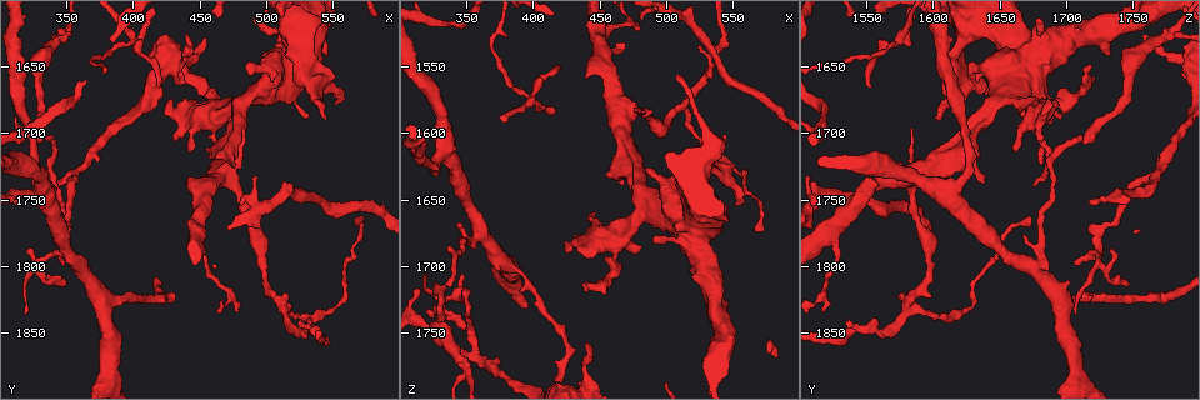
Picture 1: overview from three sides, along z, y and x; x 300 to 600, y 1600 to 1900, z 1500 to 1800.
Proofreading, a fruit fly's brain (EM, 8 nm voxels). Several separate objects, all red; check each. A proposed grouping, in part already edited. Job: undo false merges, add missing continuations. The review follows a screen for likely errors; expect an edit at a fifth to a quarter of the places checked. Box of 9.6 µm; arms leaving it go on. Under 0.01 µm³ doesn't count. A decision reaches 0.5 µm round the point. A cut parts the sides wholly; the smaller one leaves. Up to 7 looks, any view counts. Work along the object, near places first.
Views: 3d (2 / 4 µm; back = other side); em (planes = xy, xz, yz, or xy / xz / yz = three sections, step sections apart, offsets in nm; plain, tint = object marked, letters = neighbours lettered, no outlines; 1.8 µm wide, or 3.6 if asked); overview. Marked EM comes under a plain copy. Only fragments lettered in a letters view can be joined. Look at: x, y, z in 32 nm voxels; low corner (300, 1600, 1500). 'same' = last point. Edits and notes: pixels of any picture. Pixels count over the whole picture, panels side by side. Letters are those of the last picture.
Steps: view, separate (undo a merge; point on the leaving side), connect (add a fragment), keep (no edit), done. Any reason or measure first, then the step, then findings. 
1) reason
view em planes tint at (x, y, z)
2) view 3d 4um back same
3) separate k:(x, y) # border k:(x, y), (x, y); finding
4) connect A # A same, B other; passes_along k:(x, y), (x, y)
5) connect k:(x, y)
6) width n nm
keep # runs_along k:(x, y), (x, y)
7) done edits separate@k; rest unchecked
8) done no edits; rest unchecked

branch point
view 3d 2um at (400, 1630, 1570)

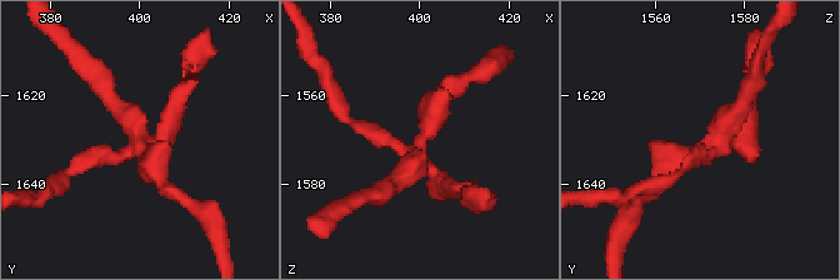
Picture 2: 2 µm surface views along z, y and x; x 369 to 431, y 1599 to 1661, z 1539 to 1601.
now the EM
view em planes letters at (400, 1632, 1570)

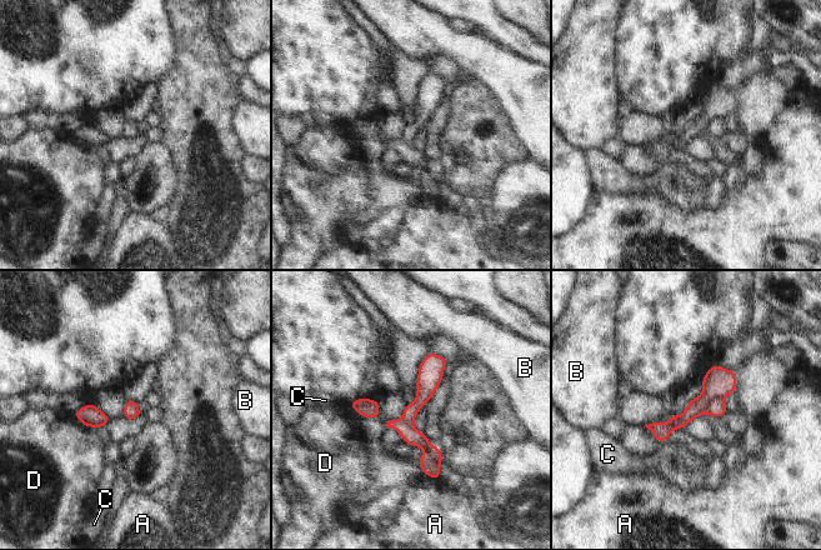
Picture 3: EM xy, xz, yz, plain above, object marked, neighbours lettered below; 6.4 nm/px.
longest_contact A 40 nm
separate 3:(717, 383) # A other, B other, C other, D other; border 3:(722, 398), (715, 398), (705, 410); a second neuron is stuck on

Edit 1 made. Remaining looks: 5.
view overview

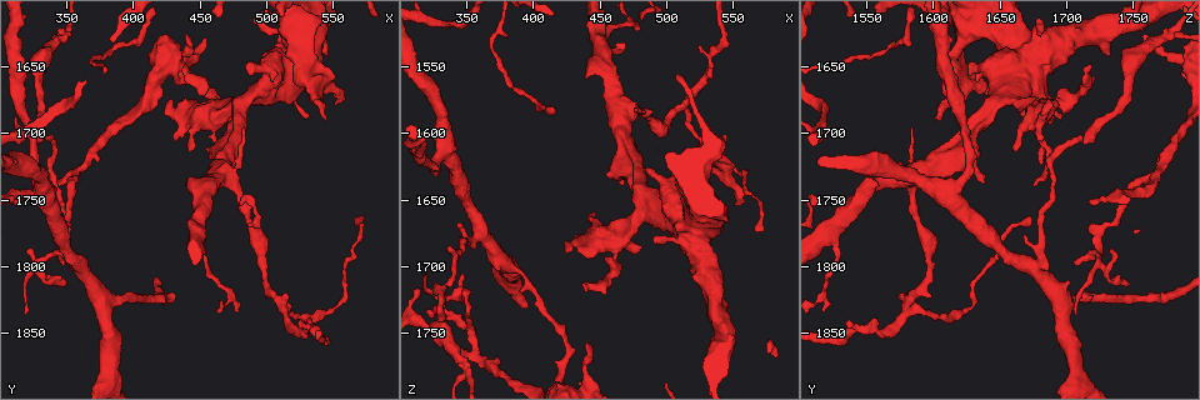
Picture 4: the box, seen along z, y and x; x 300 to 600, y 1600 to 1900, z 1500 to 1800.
branch stops here
view em planes letters at (438, 1648, 1718)

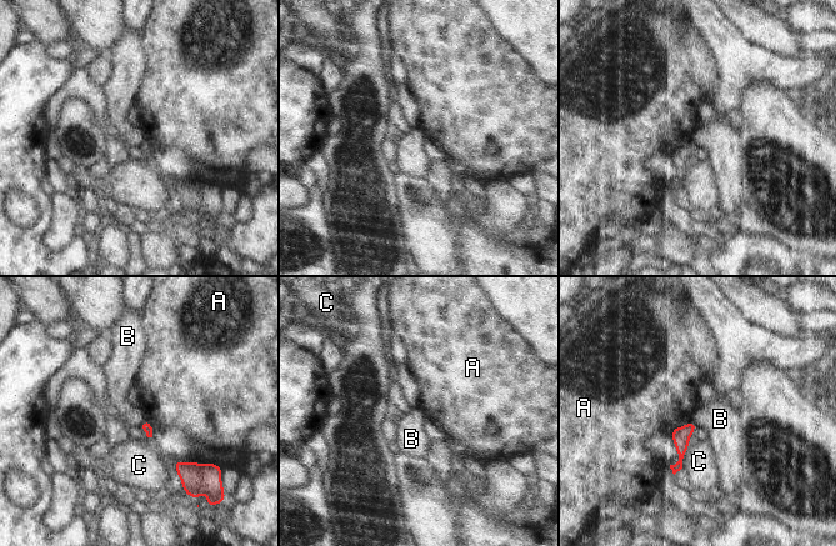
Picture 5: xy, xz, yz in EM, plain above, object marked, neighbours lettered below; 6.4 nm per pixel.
keep # A other, B other, C other; border 5:(146, 419), (139, 425); no lettered fragment goes on from it

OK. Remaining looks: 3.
sharp bend
view em planes tint at (352, 1624, 1778)

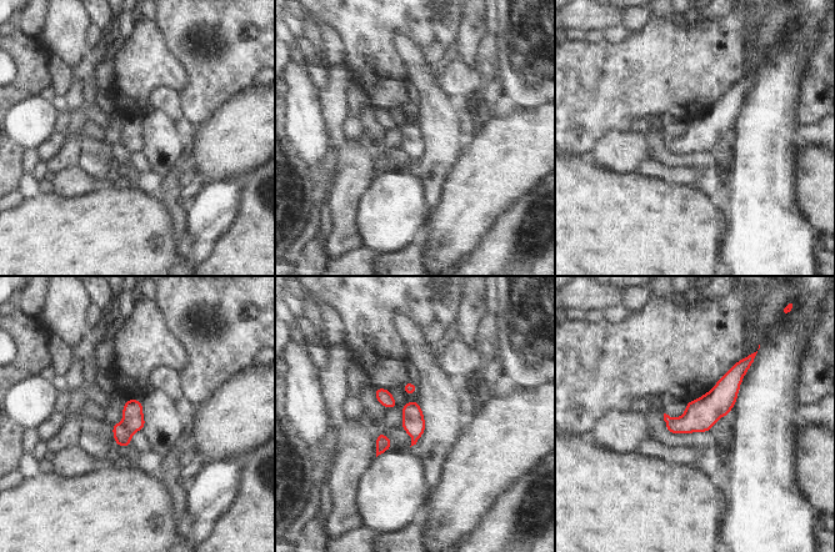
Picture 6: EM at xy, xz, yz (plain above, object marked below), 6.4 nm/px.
see the neighbours
view em planes letters same

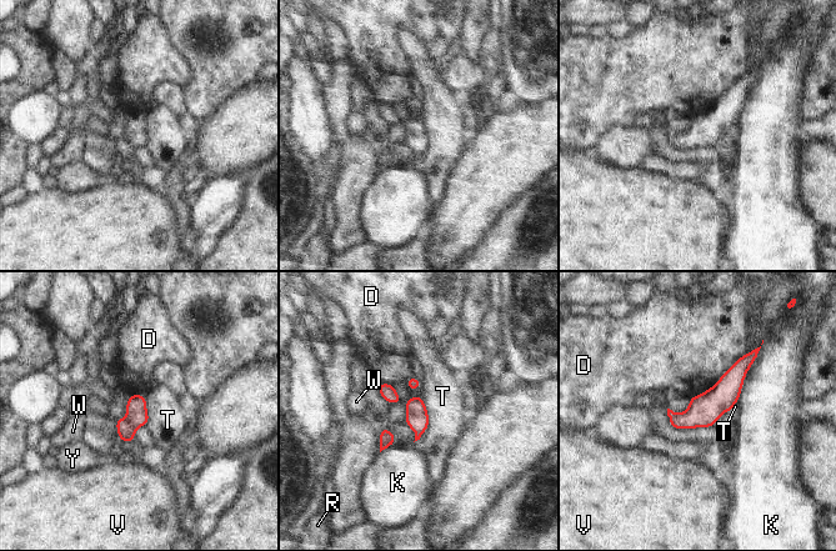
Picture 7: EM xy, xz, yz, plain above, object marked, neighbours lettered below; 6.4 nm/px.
separate 7:(126, 430) # D other, K other, R other, T other, V other, W other, Y other; border 7:(125, 419), (136, 427); two neurons meet here

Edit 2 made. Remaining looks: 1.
done edits separate@3, separate@7; rest unchecked

